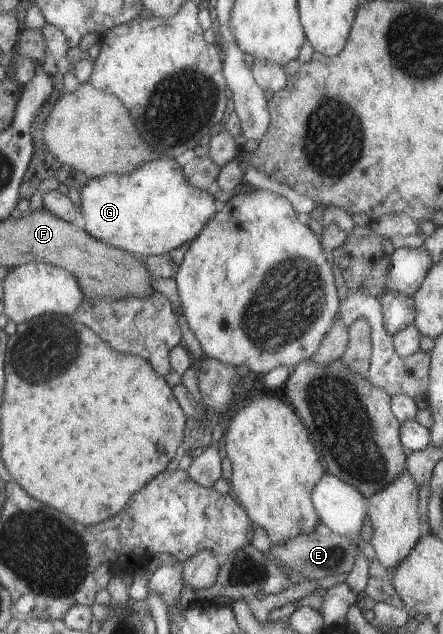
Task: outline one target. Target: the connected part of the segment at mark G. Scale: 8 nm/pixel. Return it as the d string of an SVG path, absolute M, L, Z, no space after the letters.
M168 157L142 164L131 174L106 174L91 178L88 185L82 188L80 210L85 220L83 228L92 237L144 258L151 255L166 255L186 242L194 241L212 219L212 214L216 214L216 198L213 196L213 190L202 191L190 185L177 160Z

